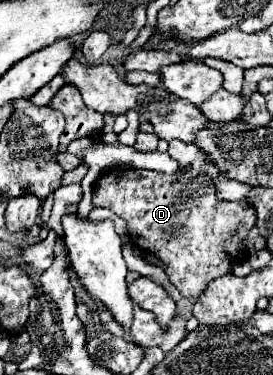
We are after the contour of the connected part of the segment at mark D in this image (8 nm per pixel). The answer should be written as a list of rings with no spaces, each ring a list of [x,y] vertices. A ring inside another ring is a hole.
[[[172,139],[167,152],[178,161],[182,173],[166,175],[148,169],[113,169],[92,187],[92,203],[124,217],[132,243],[142,251],[156,253],[165,264],[170,282],[184,297],[196,299],[208,287],[208,281],[228,275],[232,265],[246,257],[244,239],[252,225],[256,225],[256,209],[216,197],[214,179],[224,177],[224,171],[194,143]],[[184,173],[198,175],[188,177]]]

